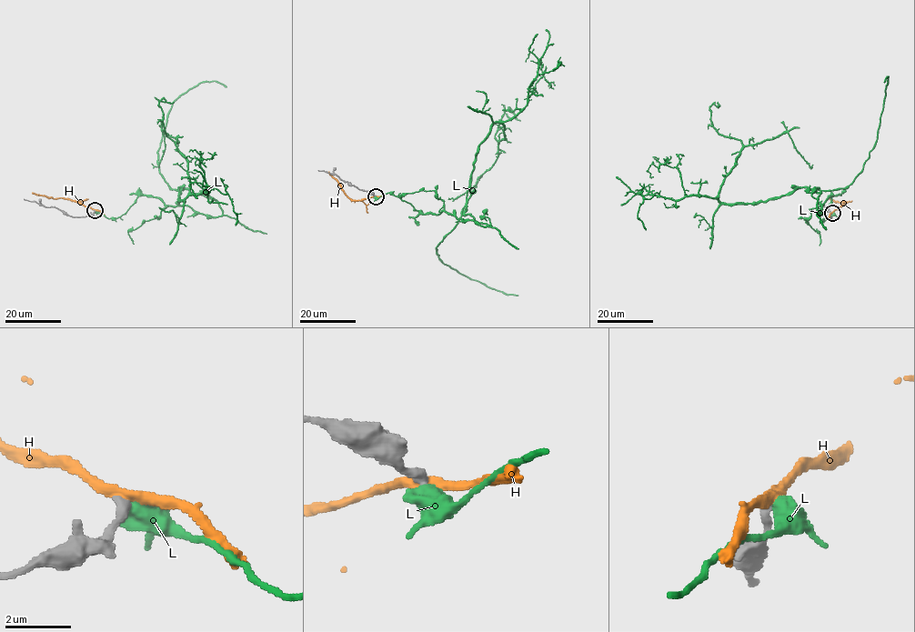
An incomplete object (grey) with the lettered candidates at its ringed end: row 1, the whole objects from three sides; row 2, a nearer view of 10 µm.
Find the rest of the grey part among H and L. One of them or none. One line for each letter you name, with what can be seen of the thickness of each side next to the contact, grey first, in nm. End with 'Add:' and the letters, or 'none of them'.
Add: none of them

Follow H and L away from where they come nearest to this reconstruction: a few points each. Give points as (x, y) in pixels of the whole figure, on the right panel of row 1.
H: (831, 212), (846, 202), (835, 202), (828, 197)
L: (832, 213), (822, 221), (832, 196), (818, 214), (817, 187), (718, 199), (745, 146), (787, 132), (813, 165)

